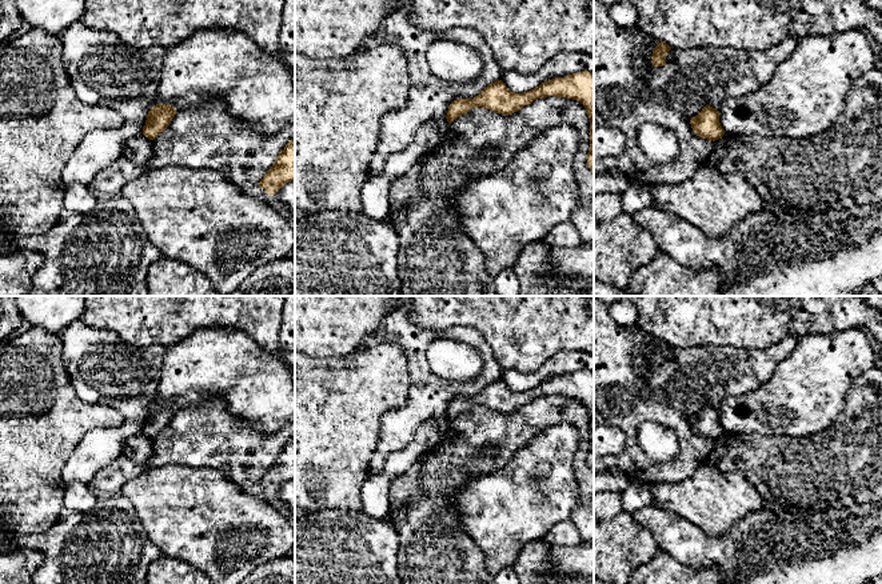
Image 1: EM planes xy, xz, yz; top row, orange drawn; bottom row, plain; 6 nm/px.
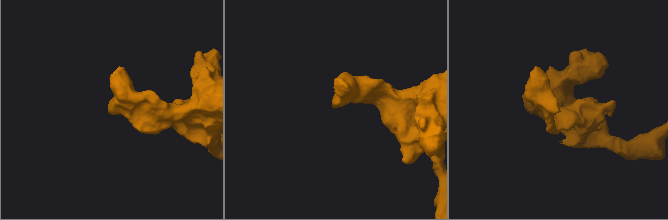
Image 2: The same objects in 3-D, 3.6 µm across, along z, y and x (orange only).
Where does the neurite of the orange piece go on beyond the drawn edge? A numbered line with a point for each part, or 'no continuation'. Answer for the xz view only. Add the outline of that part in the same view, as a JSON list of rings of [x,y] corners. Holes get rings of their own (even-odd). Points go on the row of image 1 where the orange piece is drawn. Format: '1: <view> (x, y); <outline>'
no continuation

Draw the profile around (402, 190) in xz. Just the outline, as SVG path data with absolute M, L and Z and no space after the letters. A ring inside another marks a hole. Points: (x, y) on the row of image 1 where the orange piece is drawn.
M434 149L422 156L404 176L392 180L390 187L390 221L392 211L407 204L418 193L423 167L432 152Z

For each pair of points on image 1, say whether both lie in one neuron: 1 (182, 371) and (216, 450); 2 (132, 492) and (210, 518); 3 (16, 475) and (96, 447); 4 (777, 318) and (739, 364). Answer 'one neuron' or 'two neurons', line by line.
1: two neurons
2: one neuron
3: two neurons
4: two neurons

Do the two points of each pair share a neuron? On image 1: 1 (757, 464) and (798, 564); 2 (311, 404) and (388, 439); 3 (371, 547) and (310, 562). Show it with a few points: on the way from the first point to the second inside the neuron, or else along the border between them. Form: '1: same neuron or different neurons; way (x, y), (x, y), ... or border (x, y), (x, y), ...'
1: different neurons; border (787, 507), (818, 511)
2: different neurons; border (396, 408), (382, 418), (379, 442), (368, 464)
3: same neuron; way (356, 554), (344, 562), (324, 562)

